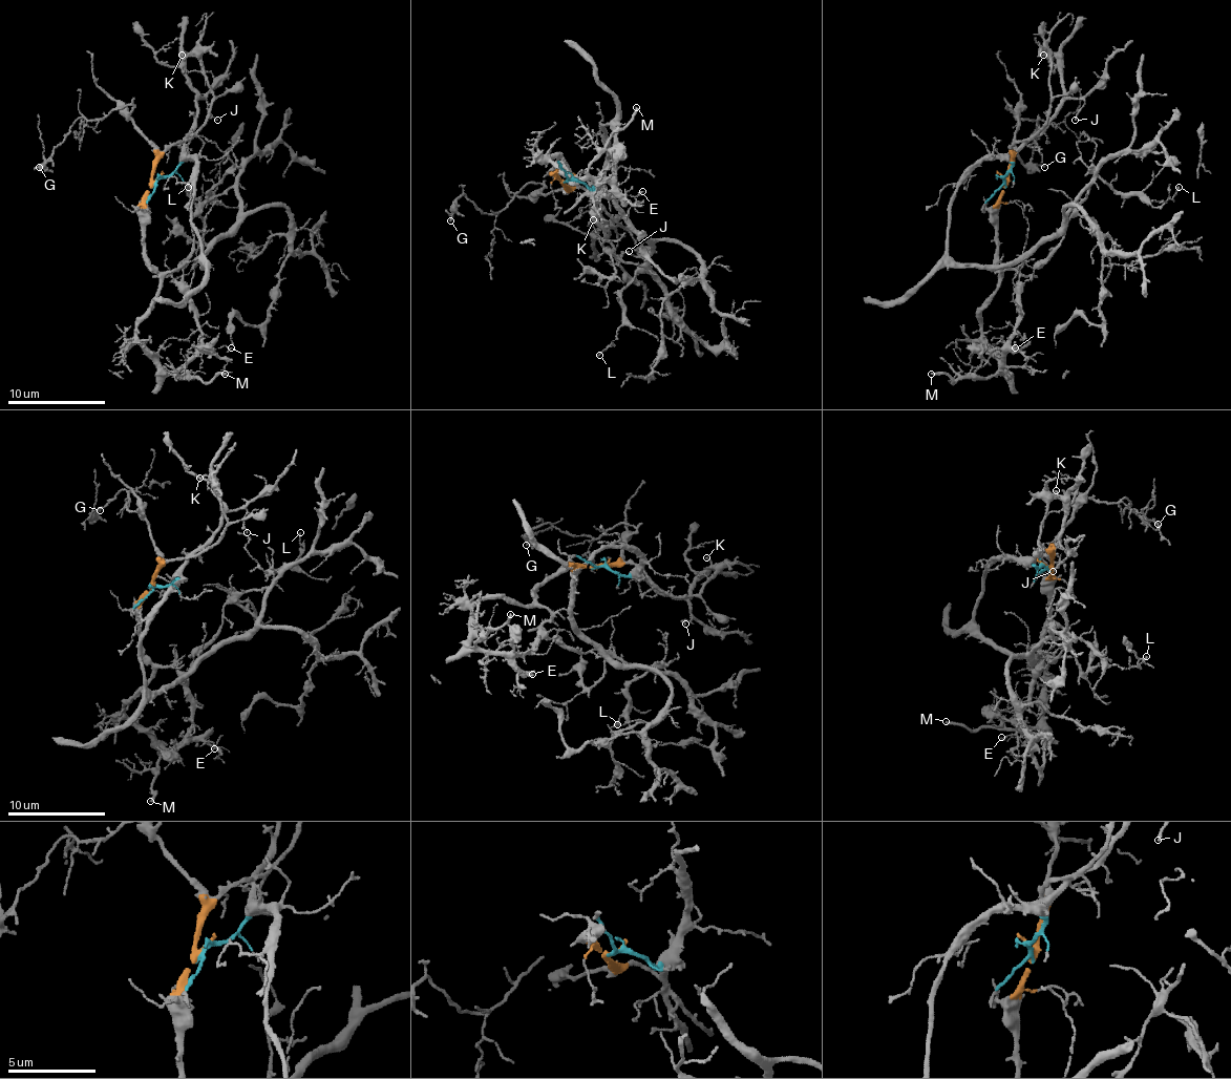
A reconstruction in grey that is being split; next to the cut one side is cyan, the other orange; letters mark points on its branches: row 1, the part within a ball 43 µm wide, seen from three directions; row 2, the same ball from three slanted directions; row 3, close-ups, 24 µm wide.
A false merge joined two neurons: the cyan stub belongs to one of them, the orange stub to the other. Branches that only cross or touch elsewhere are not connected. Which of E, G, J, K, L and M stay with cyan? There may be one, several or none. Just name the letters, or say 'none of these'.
J, K, L

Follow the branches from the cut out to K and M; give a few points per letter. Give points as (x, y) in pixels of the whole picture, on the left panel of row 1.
K: (157, 180), (179, 163), (197, 107), (185, 72), (187, 53), (183, 56)
M: (155, 180), (143, 207), (143, 260), (161, 290), (135, 341), (175, 375), (209, 382), (224, 373)

